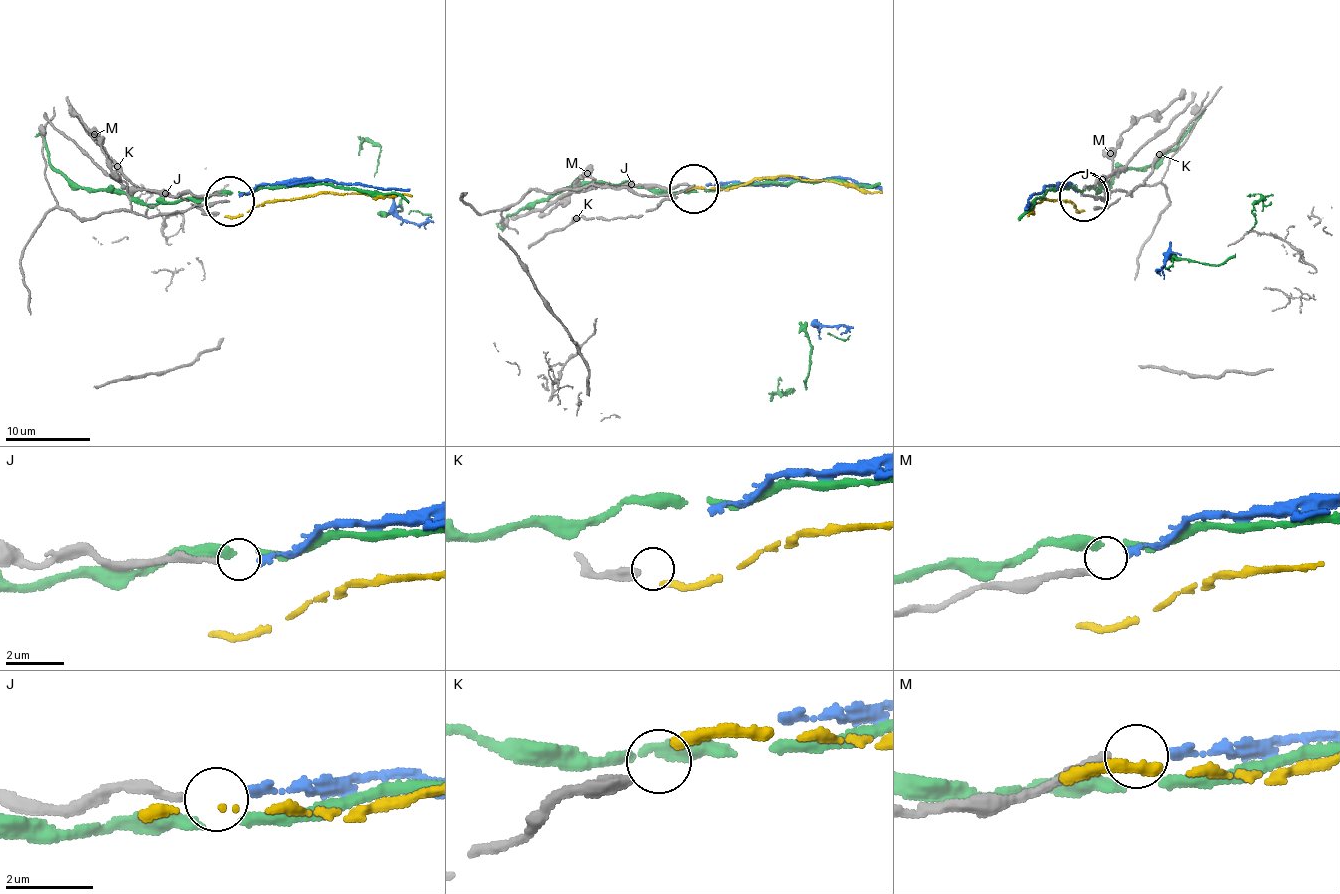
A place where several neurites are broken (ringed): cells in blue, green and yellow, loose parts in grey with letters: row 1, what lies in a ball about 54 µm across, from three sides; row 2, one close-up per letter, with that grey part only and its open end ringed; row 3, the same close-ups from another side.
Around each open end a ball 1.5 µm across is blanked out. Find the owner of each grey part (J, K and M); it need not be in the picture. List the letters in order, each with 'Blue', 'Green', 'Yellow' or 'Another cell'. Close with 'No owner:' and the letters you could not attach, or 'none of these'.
J: Blue
K: Another cell
M: Another cell
No owner: K, M

